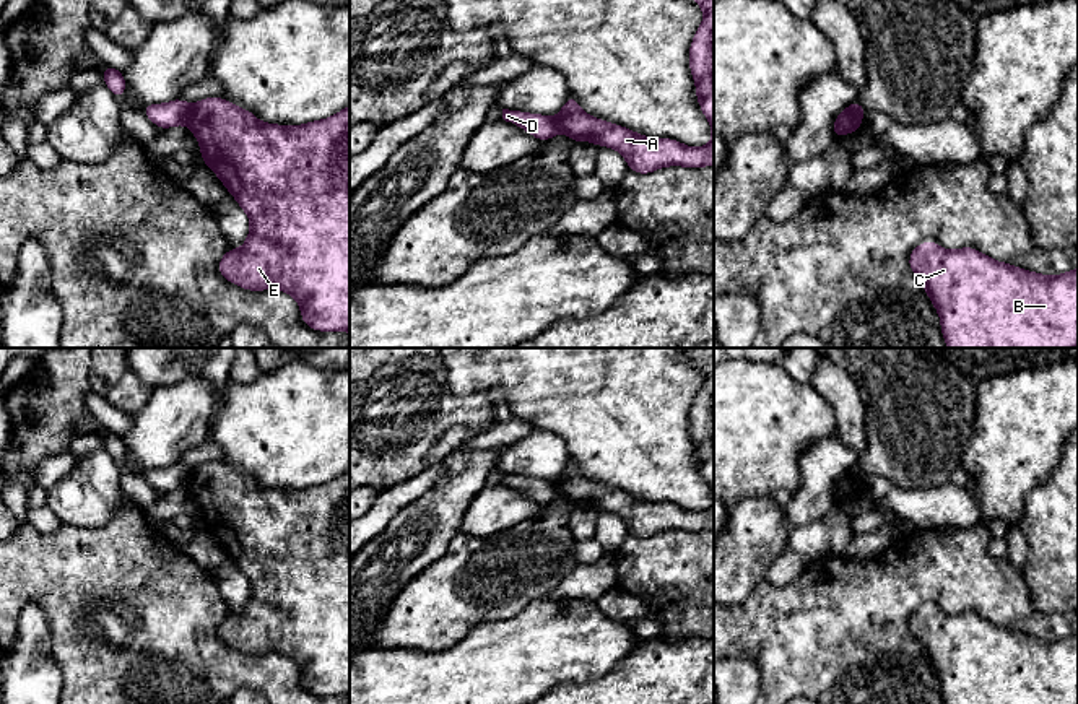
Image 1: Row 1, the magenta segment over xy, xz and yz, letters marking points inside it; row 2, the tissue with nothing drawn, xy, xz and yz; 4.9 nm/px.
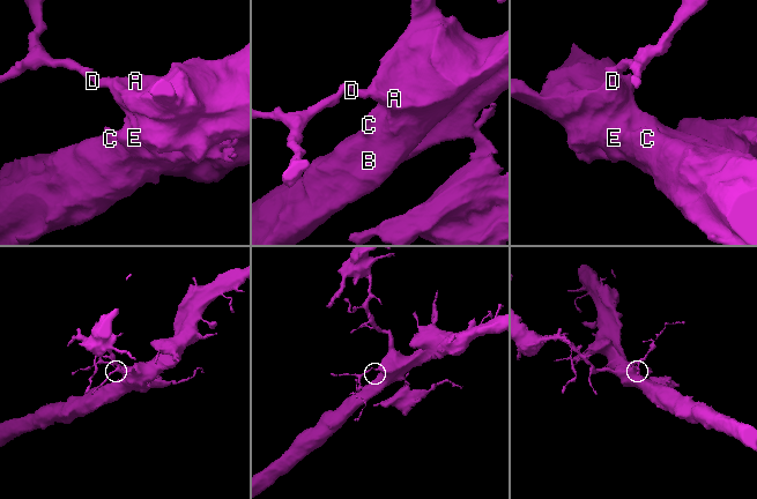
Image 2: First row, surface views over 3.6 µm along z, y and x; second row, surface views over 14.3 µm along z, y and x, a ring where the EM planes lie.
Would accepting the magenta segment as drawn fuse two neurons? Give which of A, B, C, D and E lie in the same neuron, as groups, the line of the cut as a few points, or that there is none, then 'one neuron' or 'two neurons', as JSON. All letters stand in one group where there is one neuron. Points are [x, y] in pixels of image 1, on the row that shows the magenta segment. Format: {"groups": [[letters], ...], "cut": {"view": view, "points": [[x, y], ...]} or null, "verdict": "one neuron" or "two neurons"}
{"groups": [["A", "B", "C", "E"], ["D"]], "cut": {"view": "xy", "points": [[192, 104], [186, 124]]}, "verdict": "two neurons"}

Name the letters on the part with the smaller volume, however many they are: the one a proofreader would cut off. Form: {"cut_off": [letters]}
{"cut_off": ["D"]}

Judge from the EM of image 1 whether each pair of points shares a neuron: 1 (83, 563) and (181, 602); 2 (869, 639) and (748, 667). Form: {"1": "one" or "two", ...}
{"1": "one", "2": "two"}

